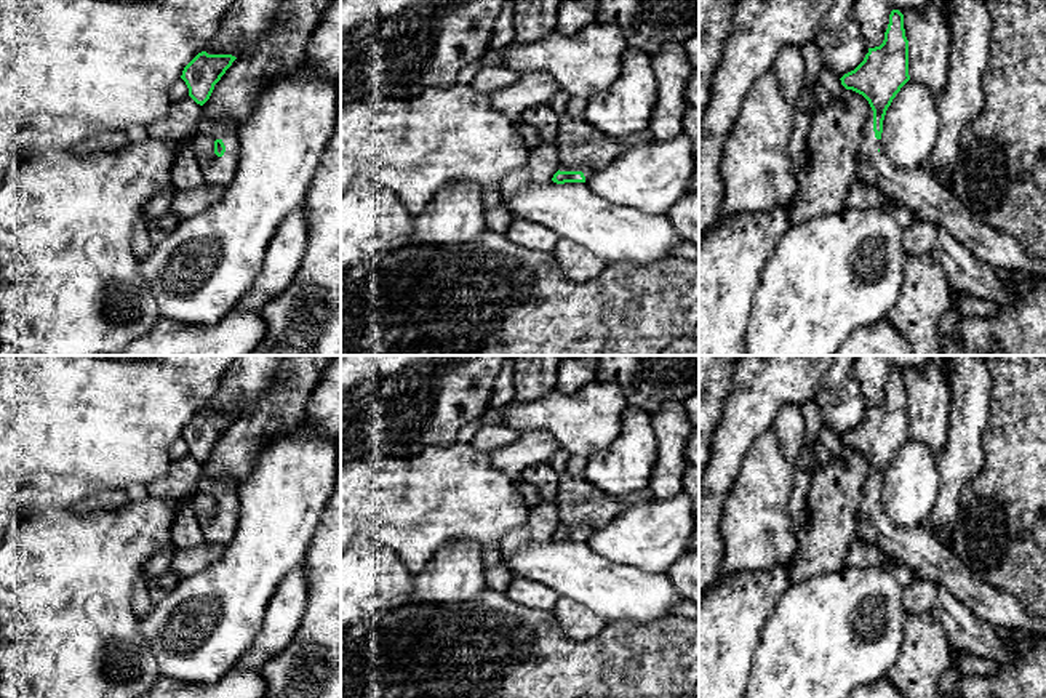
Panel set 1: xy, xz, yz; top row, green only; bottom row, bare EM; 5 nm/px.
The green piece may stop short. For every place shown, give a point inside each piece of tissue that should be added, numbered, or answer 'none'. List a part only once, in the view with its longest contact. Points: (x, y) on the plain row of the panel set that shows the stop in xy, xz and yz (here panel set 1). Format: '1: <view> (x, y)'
1: xy (216, 529)

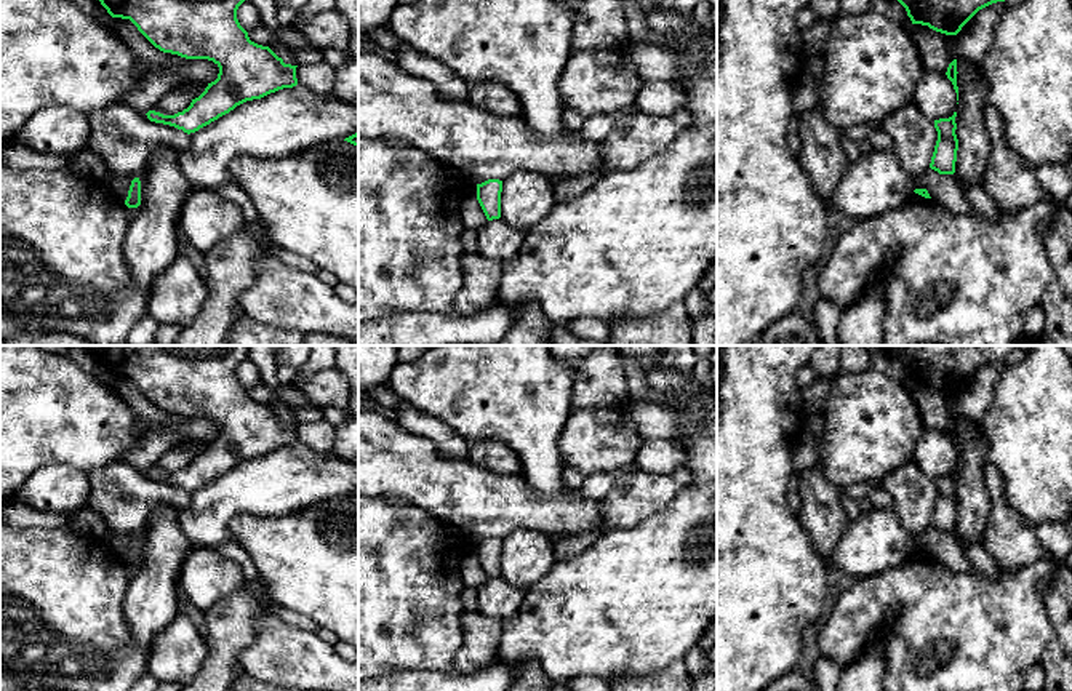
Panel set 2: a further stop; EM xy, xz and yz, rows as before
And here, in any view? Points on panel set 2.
none

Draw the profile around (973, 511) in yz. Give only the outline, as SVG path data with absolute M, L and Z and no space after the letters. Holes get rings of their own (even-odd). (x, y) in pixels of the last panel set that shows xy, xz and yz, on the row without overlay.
M957 417L957 520L955 537L971 544L981 544L982 534L990 513L989 493L984 485L986 453L989 448L987 435L982 424L968 422Z

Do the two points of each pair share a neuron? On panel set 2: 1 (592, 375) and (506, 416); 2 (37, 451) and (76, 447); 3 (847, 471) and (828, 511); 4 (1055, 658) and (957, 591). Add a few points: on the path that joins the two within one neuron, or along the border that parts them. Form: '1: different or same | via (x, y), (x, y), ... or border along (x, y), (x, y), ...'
1: different | border along (575, 373), (570, 408)
2: same | via (47, 447), (66, 447)
3: different | border along (820, 466), (823, 474), (842, 490)
4: different | border along (1055, 635), (1039, 661)

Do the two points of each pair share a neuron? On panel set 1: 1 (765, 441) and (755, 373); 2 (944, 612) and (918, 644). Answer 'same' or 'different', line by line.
1: different
2: different

